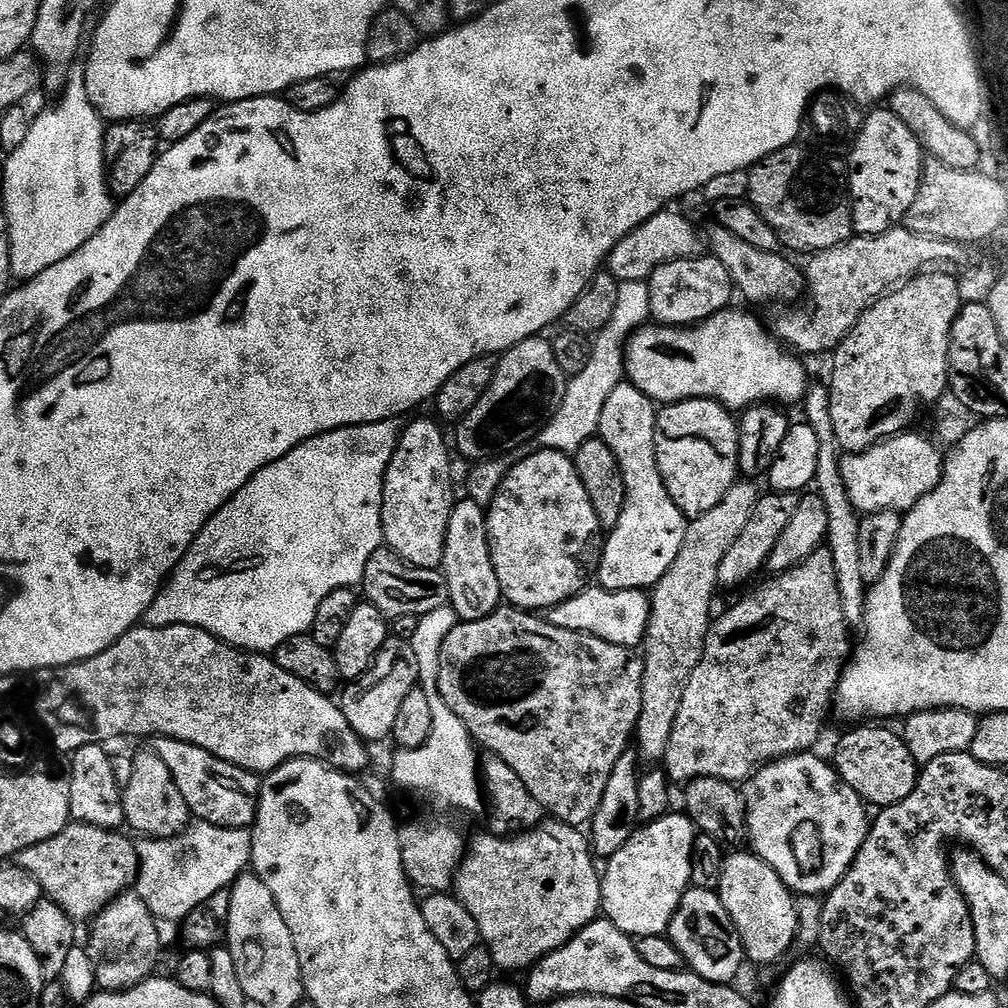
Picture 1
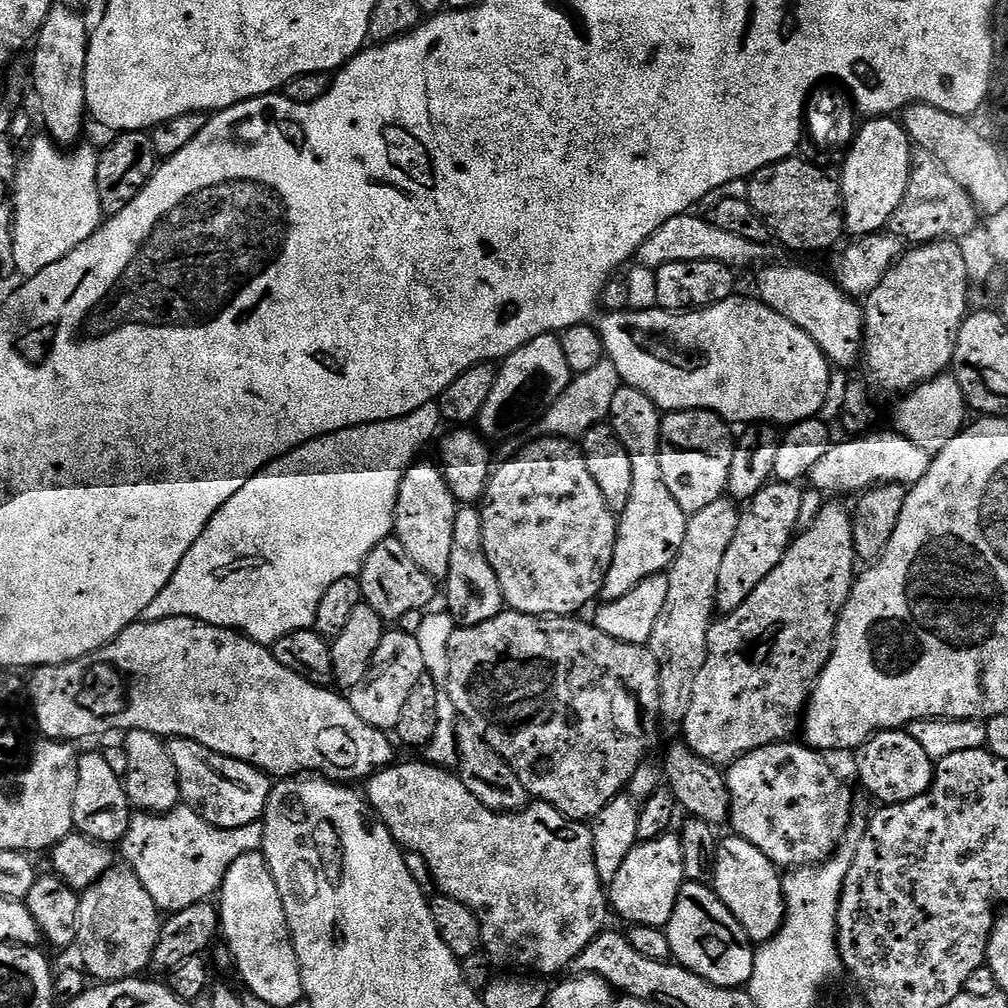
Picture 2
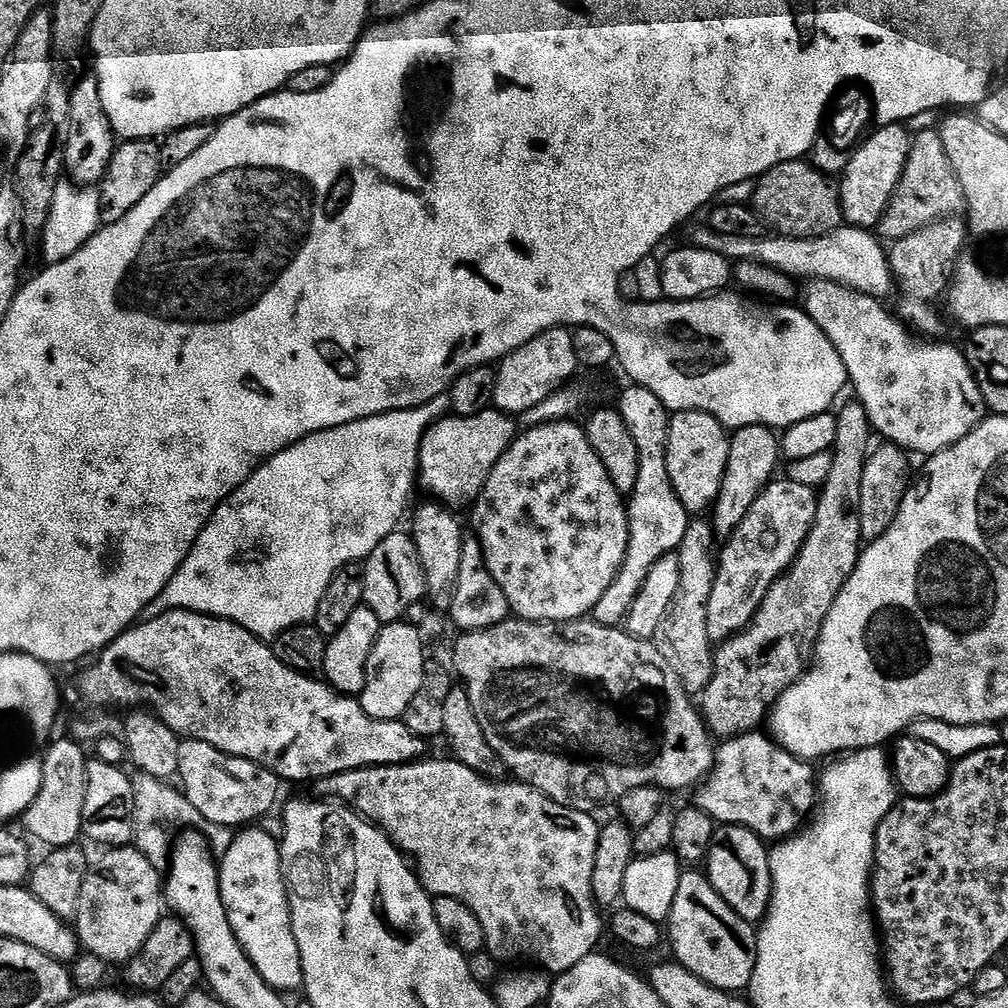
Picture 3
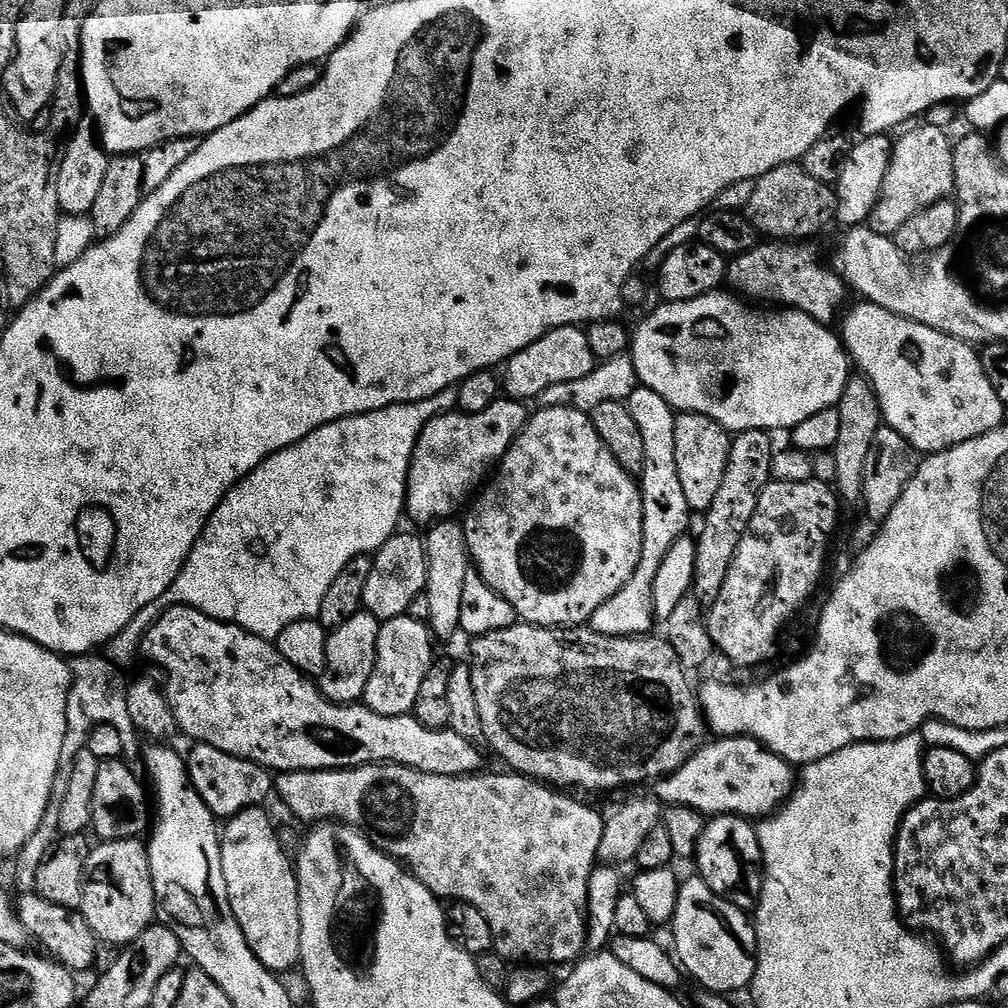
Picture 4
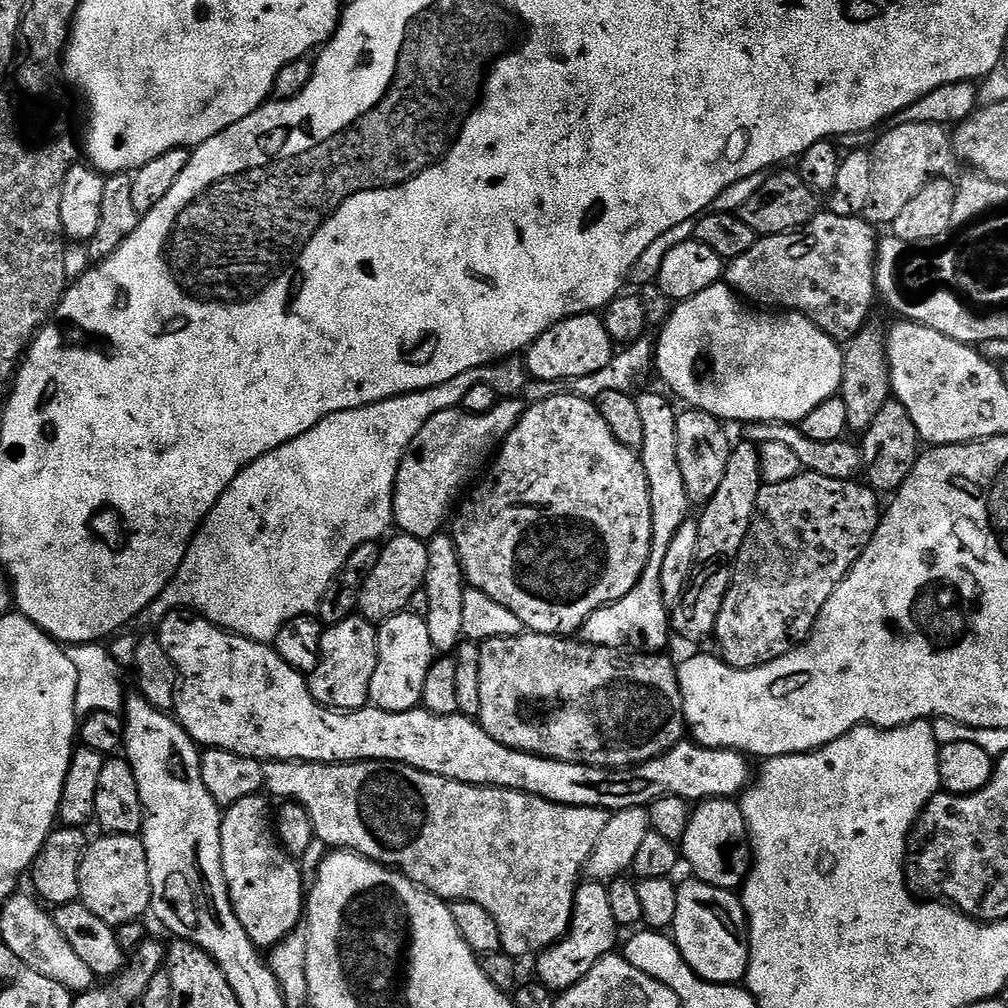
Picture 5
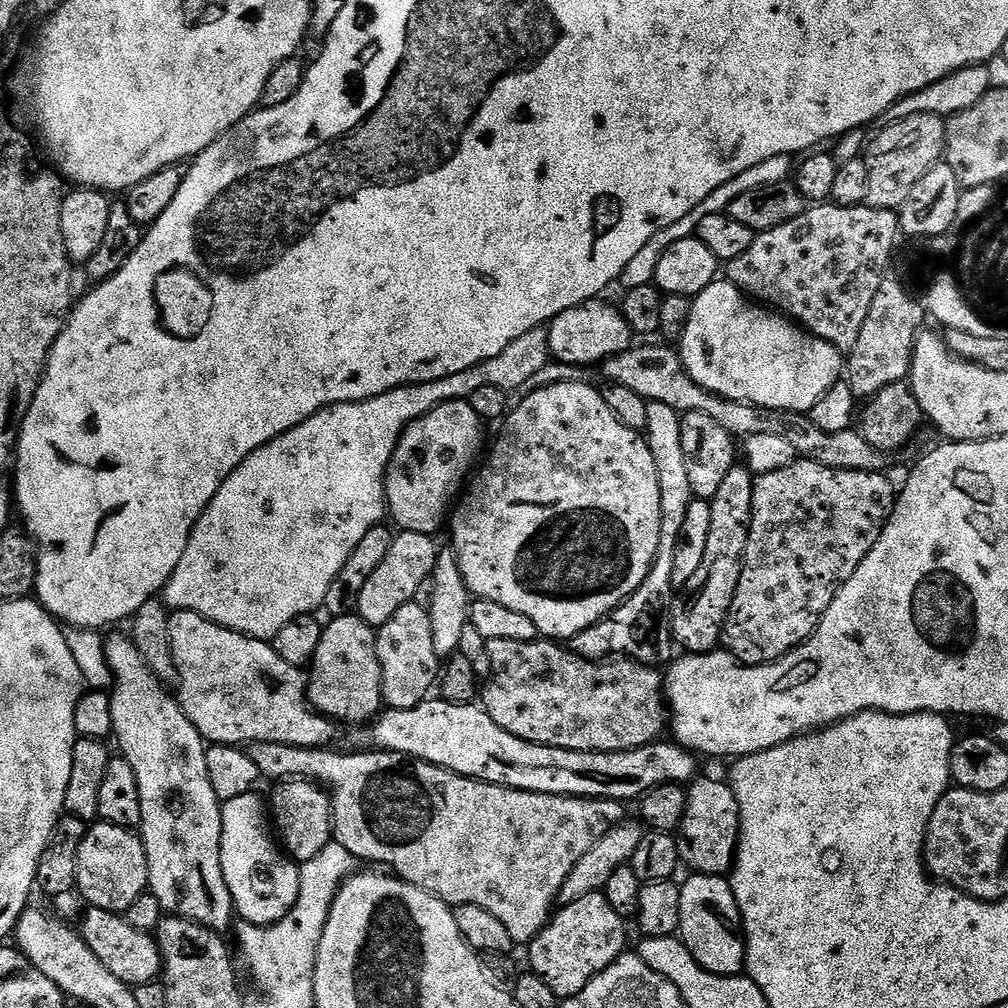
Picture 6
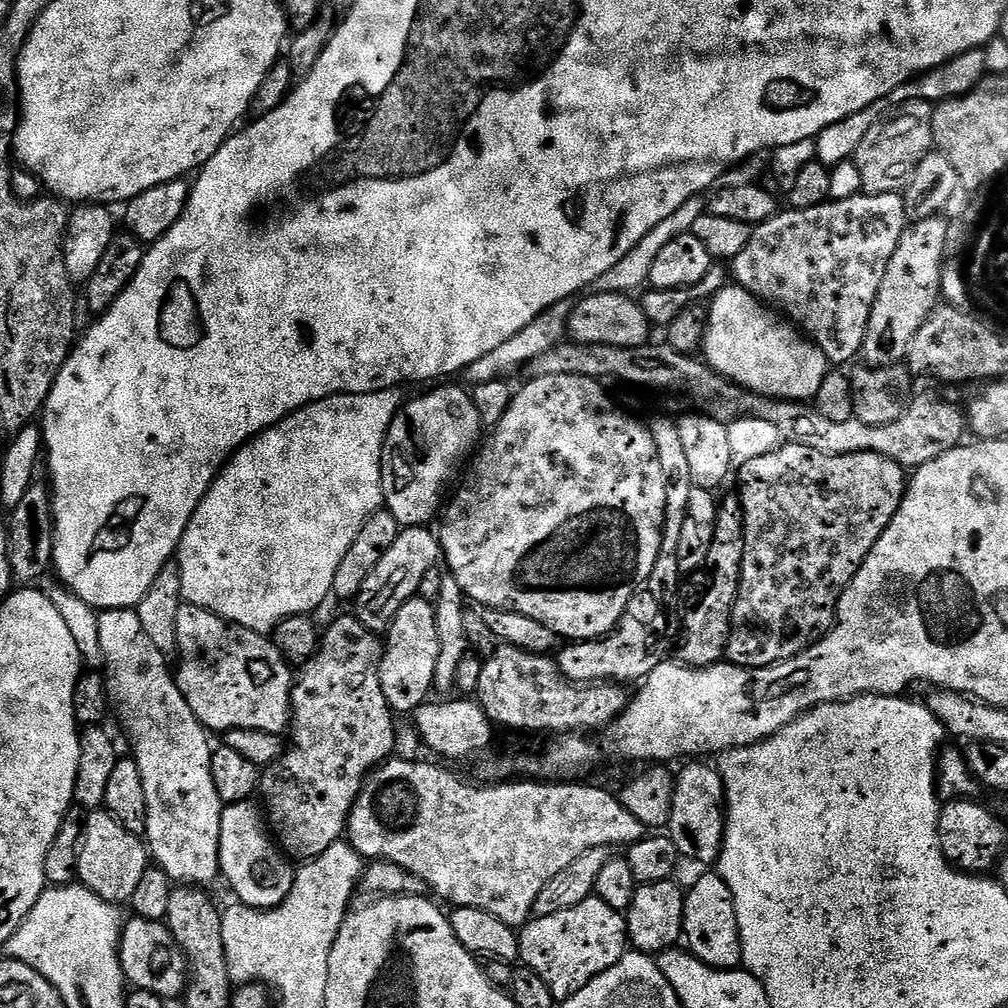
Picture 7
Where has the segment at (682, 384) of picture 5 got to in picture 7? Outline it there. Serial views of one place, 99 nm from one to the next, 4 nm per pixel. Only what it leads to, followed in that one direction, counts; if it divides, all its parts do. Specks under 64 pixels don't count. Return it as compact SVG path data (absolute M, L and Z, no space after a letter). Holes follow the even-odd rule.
M735 282L725 286L707 305L702 359L719 376L725 376L733 384L757 392L759 396L774 396L777 400L815 401L818 386L822 386L822 378L826 378L830 371L826 354L822 354L817 344L793 327L783 315L770 310L769 305Z

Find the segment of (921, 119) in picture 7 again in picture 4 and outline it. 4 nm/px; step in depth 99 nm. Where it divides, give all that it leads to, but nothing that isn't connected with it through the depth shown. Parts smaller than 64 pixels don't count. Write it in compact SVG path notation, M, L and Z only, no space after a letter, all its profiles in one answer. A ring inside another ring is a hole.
M921 123L921 128L909 127L901 140L897 139L892 146L892 158L890 160L890 170L886 172L886 182L882 184L882 194L874 206L867 222L867 228L874 230L874 234L896 237L898 230L902 230L905 222L910 222L918 210L924 210L926 206L932 206L934 202L949 199L956 191L954 182L954 147L953 137L948 137L949 133L942 128L935 128L928 123Z

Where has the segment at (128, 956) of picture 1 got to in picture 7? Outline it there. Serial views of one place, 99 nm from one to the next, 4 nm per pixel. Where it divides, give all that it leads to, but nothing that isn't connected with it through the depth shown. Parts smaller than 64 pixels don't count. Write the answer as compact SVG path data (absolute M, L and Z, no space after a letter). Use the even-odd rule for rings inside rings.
M92 810L84 821L84 833L80 839L78 854L78 880L98 898L117 906L131 901L142 882L142 876L150 867L150 853L145 841L137 833L126 830L106 810Z

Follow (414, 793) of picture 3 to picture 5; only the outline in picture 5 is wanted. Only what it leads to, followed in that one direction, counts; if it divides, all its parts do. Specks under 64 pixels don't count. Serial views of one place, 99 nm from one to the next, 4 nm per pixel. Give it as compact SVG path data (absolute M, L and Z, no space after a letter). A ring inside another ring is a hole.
M270 760L264 764L263 791L269 797L275 798L277 796L277 801L300 805L310 818L313 837L321 840L329 849L351 850L360 856L365 856L368 860L375 860L377 864L399 870L413 884L419 884L425 892L430 892L445 902L454 900L478 902L478 906L482 906L482 910L488 911L498 926L501 949L513 958L535 957L550 946L554 946L568 933L568 927L572 921L576 889L582 883L582 873L585 871L594 845L598 843L598 838L609 818L609 813L602 808L566 806L509 788L490 788L483 784L463 784L457 780L442 778L438 774L423 772L414 766L406 766L389 760L357 760L355 764L315 764L305 760Z

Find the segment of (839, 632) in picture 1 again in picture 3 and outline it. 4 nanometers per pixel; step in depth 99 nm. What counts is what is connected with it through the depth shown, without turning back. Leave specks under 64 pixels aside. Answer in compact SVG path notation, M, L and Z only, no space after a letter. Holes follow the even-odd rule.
M851 402L841 412L835 413L838 422L836 446L832 449L830 474L826 474L826 482L819 489L816 498L816 517L814 526L798 554L798 558L770 586L766 598L758 606L752 621L737 635L723 641L715 649L714 667L710 682L702 690L704 696L698 700L698 708L709 733L716 738L731 738L742 732L755 732L760 723L769 719L772 707L778 698L794 682L808 671L816 654L816 643L820 637L822 626L826 622L826 614L830 614L830 606L838 598L842 586L854 574L856 563L860 561L862 551L862 526L860 525L860 499L862 498L862 470L868 461L871 442L874 439L872 423L866 410L859 402Z

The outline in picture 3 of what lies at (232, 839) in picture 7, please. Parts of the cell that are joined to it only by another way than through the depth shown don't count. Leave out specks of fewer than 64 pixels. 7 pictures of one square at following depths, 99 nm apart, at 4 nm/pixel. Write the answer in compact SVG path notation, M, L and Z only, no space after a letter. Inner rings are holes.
M258 826L245 827L235 833L233 844L219 857L218 871L220 897L242 950L273 990L281 994L299 993L304 986L302 958L292 929L279 843Z

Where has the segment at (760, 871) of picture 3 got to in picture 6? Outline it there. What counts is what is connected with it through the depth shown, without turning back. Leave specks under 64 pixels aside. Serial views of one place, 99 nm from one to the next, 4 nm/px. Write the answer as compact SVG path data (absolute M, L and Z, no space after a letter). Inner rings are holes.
M697 778L687 785L686 814L682 814L682 822L675 833L680 851L680 863L685 869L702 876L727 877L736 862L736 848L740 845L740 811L738 798L734 798L731 783L720 780L703 780Z

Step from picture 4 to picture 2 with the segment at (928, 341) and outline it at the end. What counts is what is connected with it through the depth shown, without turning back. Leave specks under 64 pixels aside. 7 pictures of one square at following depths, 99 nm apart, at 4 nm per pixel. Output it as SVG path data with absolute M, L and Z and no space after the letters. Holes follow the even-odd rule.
M769 263L755 273L755 295L773 308L782 318L790 318L794 326L806 330L823 350L833 365L848 368L861 359L864 351L864 310L853 297L843 292L835 279L823 276L812 268L799 268L796 264ZM950 374L935 376L933 380L927 380L913 388L903 397L904 400L896 408L892 420L901 436L904 436L914 446L922 446L930 454L938 453L950 438L954 438L959 432L964 431L966 421L970 416L970 409L964 401L962 390L958 382ZM965 419L965 420L964 420Z

